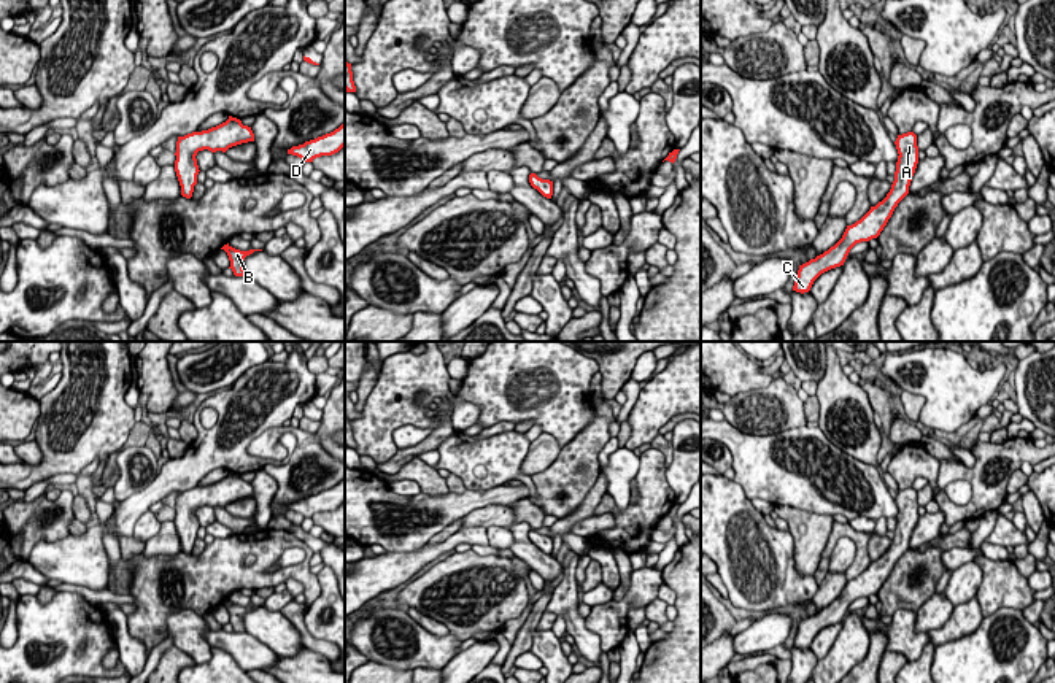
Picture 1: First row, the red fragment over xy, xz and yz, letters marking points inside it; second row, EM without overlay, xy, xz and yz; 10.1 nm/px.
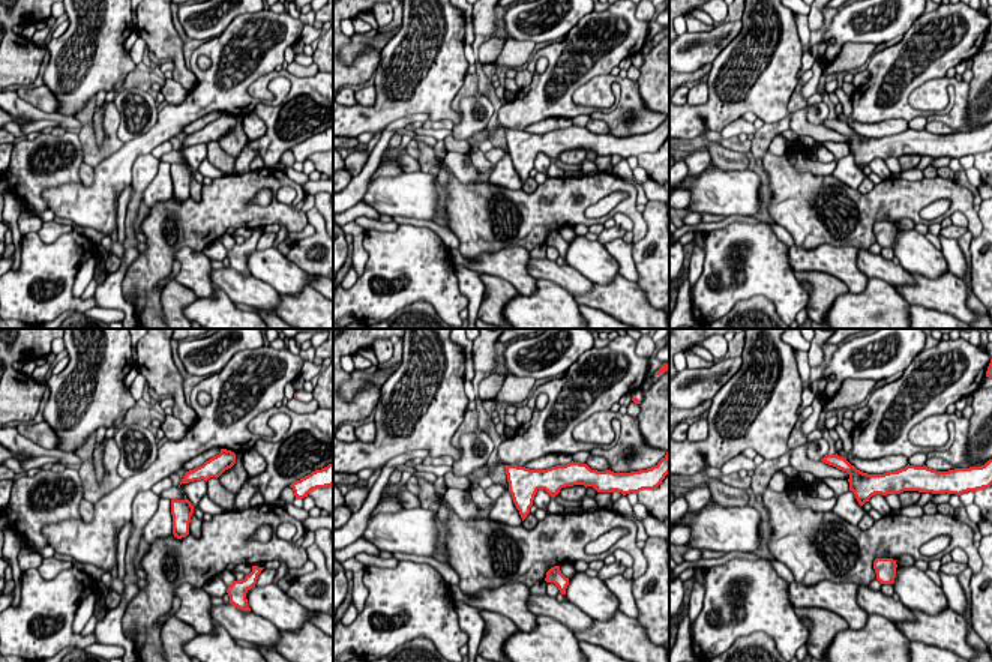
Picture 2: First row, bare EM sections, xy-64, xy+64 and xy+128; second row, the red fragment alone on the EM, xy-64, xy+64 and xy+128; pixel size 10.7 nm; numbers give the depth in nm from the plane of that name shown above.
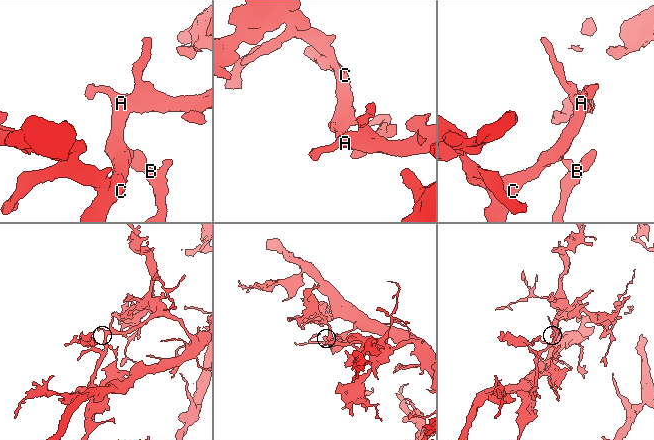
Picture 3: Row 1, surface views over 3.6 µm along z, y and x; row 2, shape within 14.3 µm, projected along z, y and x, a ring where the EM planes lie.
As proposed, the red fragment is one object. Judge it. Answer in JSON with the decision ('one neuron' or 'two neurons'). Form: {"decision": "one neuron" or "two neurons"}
{"decision": "one neuron"}

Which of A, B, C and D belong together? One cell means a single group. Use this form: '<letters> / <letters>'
A B C D

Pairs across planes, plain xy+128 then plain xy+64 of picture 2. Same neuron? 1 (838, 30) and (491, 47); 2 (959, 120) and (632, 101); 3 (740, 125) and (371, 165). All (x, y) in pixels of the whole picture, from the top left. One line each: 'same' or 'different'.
1: different
2: same
3: same

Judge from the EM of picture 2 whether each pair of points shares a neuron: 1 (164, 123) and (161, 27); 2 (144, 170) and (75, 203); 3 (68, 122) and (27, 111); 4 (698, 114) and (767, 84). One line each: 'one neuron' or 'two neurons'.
1: two neurons
2: two neurons
3: one neuron
4: one neuron

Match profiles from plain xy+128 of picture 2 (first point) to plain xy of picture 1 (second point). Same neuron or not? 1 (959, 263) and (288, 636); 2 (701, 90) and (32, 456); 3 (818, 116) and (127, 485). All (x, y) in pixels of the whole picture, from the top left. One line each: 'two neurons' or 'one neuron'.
1: two neurons
2: one neuron
3: one neuron

